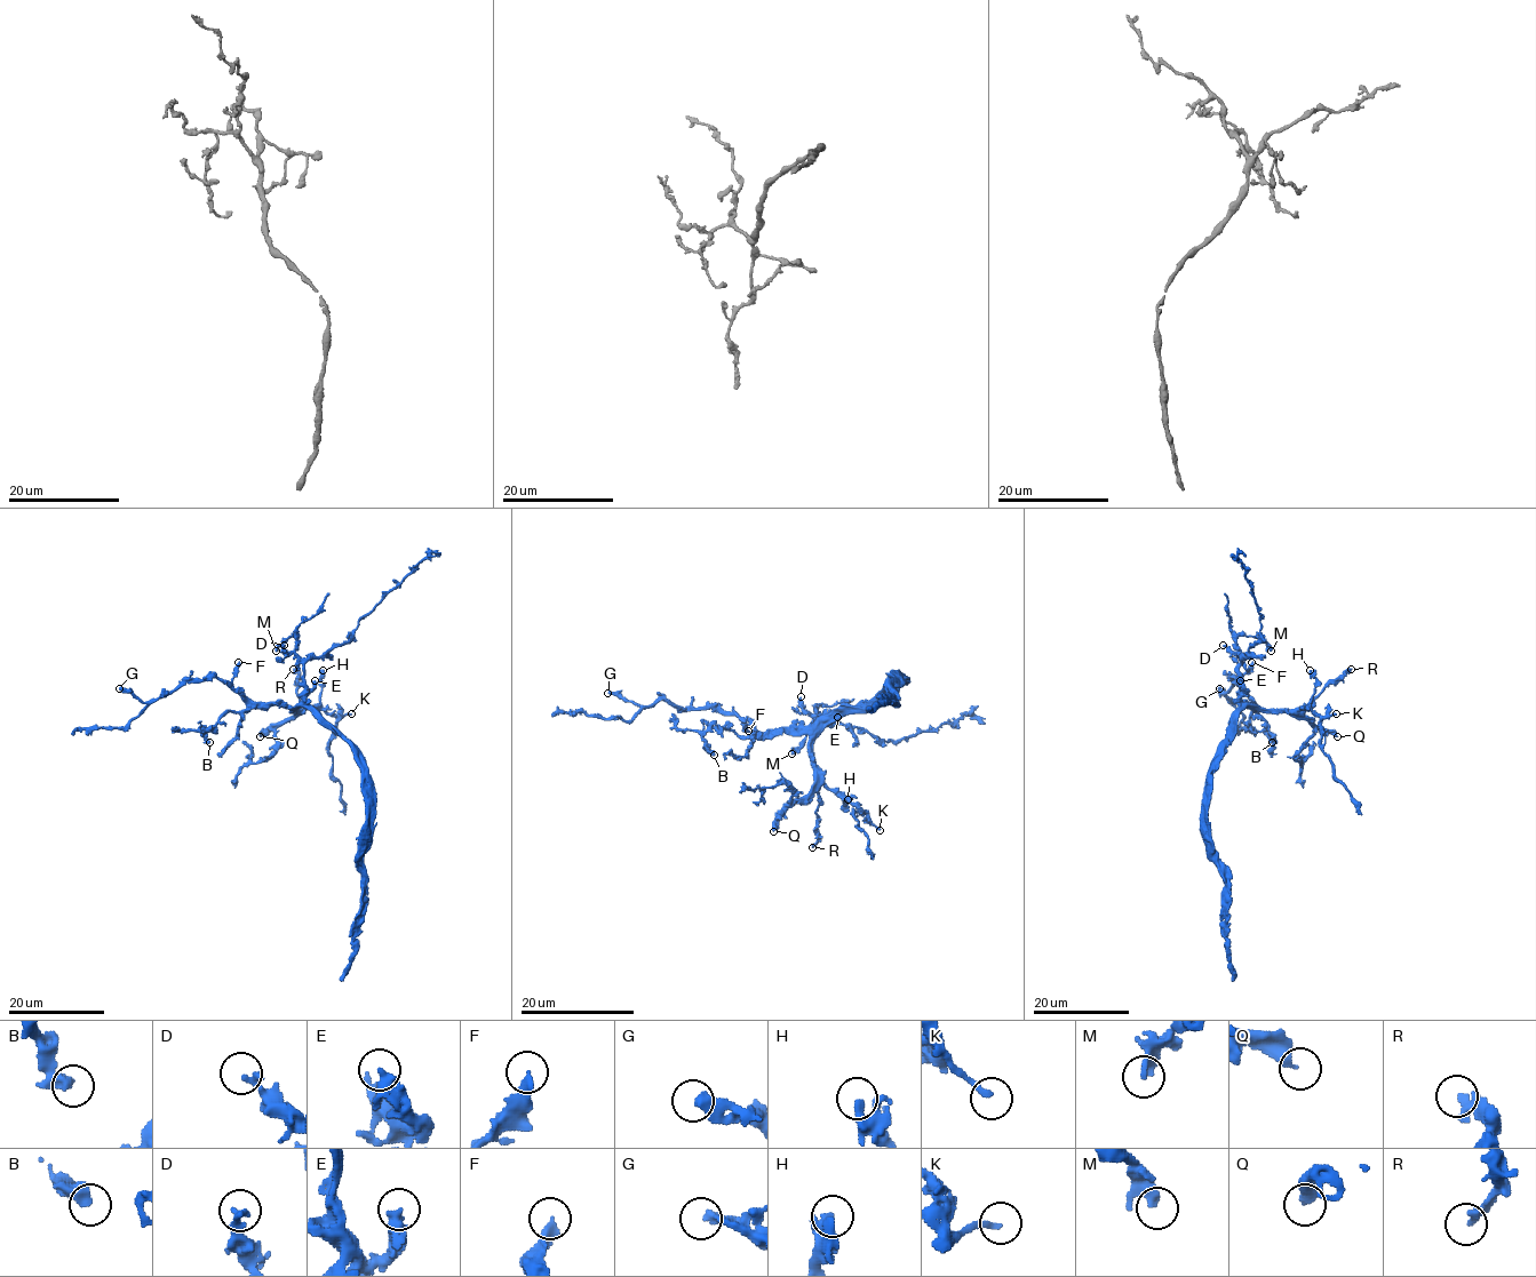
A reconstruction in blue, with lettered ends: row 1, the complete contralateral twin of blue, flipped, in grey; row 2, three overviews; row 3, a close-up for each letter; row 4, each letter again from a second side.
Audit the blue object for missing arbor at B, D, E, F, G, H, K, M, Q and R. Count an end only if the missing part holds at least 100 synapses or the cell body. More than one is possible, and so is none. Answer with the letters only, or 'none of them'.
Q

